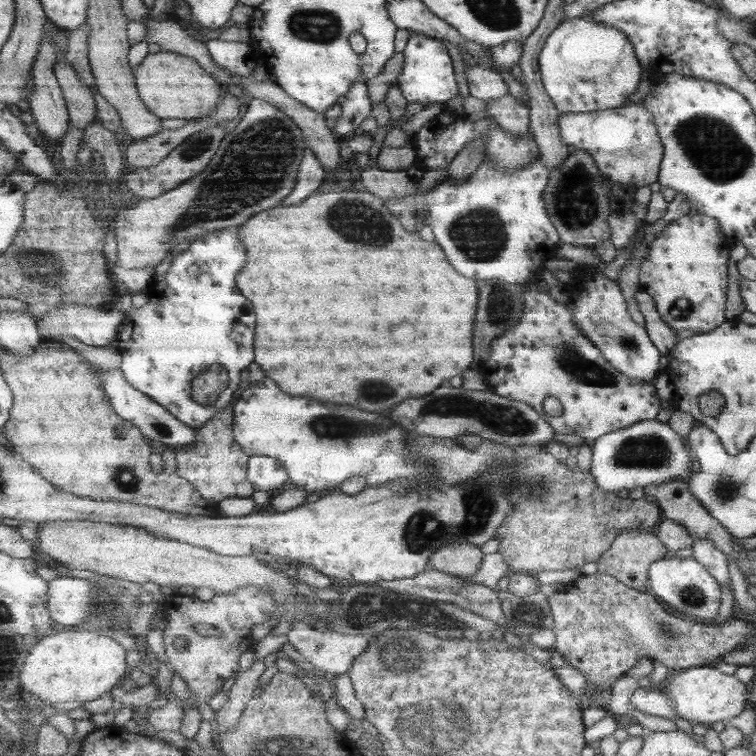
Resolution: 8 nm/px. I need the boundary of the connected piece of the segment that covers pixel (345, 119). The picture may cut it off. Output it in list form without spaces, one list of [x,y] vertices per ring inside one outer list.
[[[360,78],[352,86],[347,101],[342,105],[342,114],[333,123],[333,130],[337,137],[346,136],[350,132],[360,133],[362,125],[372,122],[373,102],[370,100],[367,81],[366,78]]]

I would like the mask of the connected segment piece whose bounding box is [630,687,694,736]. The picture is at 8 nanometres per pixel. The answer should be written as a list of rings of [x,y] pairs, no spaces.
[[[639,687],[630,697],[630,706],[634,706],[634,710],[642,714],[672,719],[680,731],[693,736],[694,723],[678,716],[674,711],[672,698],[661,693],[656,687],[650,689]]]

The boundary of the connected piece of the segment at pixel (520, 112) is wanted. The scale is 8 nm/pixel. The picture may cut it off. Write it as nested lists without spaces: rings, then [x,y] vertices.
[[[511,93],[506,97],[492,99],[489,102],[488,115],[494,117],[505,130],[517,136],[532,134],[529,104],[522,103],[521,99]]]

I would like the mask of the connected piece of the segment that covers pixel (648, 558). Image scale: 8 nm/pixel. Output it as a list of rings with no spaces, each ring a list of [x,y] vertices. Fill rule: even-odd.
[[[626,530],[615,538],[614,544],[597,561],[597,570],[604,574],[612,575],[630,588],[651,593],[648,569],[652,562],[664,558],[668,552],[666,546],[656,534],[648,530]]]

